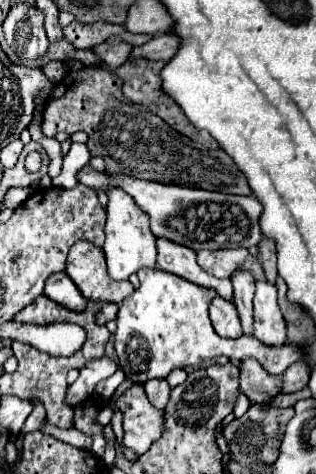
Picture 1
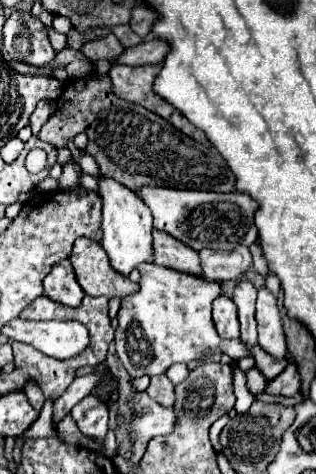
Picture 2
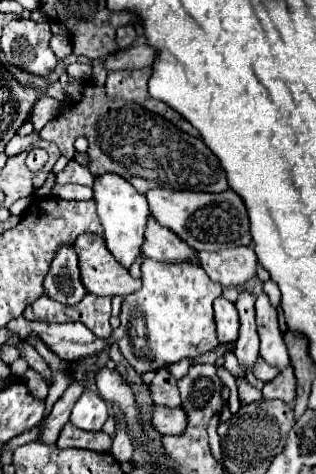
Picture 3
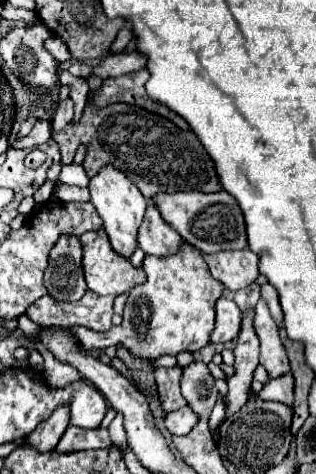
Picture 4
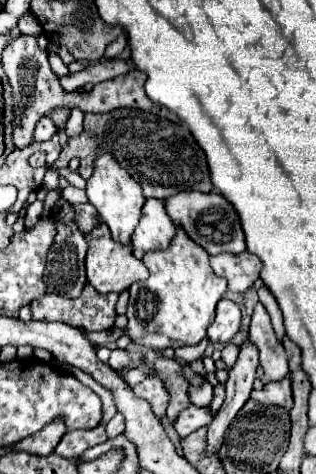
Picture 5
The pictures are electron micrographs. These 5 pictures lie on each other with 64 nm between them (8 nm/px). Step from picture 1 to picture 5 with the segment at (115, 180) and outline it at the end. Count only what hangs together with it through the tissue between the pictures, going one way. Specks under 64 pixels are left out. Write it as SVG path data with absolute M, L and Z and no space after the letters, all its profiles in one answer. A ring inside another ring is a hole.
M184 190L166 200L166 210L168 210L172 222L182 224L186 234L196 244L200 244L210 256L222 254L222 252L238 254L238 252L246 250L246 242L244 242L244 234L242 234L236 210L220 194L216 194L216 192L204 194L197 190Z

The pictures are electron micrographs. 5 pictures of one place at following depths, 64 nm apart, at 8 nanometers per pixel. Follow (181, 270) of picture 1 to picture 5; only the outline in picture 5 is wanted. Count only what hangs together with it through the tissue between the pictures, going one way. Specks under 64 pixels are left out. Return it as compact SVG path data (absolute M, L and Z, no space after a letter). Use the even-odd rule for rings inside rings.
M148 198L142 206L142 218L132 234L132 246L144 252L166 248L174 236L174 224L168 218L164 200Z

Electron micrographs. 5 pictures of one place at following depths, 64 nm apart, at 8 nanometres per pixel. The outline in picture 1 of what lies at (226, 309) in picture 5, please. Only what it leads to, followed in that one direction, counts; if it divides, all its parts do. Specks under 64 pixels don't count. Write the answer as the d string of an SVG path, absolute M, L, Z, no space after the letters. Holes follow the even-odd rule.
M216 296L210 304L210 320L212 320L212 326L218 336L222 336L222 338L240 338L242 336L236 306L228 300L222 300L220 296Z

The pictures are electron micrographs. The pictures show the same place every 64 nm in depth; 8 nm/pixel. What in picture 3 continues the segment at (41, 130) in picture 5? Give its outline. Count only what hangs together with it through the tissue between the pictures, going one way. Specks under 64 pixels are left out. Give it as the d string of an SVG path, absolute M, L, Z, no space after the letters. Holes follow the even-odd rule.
M32 132L32 134L28 134L28 136L14 136L8 144L6 144L6 156L12 156L12 154L18 154L18 152L24 152L24 150L28 150L34 142L38 142L40 140L40 132Z

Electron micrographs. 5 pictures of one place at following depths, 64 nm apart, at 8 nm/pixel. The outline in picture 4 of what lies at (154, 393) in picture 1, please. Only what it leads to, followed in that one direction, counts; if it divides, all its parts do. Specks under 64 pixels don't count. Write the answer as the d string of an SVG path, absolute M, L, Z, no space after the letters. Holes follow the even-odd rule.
M178 364L174 368L156 368L156 388L164 412L174 412L186 406L186 400L180 392L180 380L182 368Z

